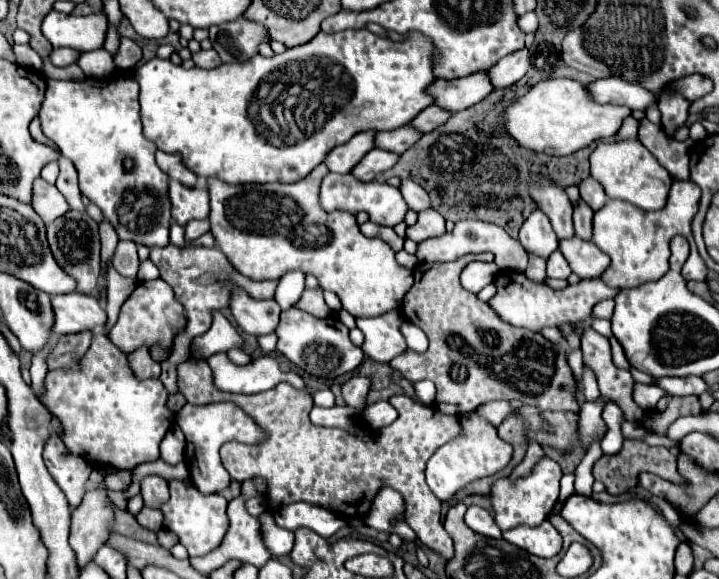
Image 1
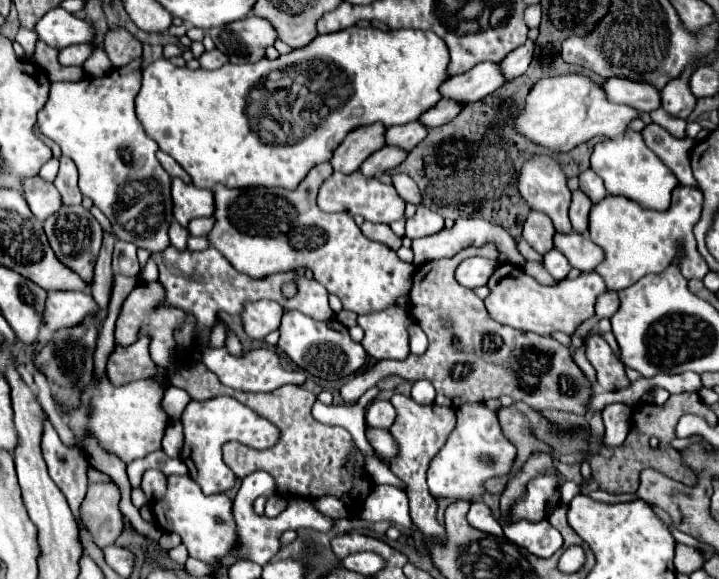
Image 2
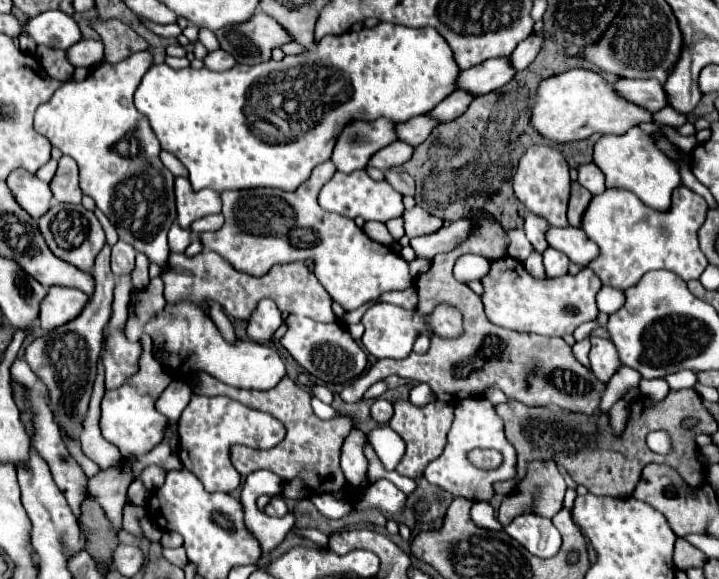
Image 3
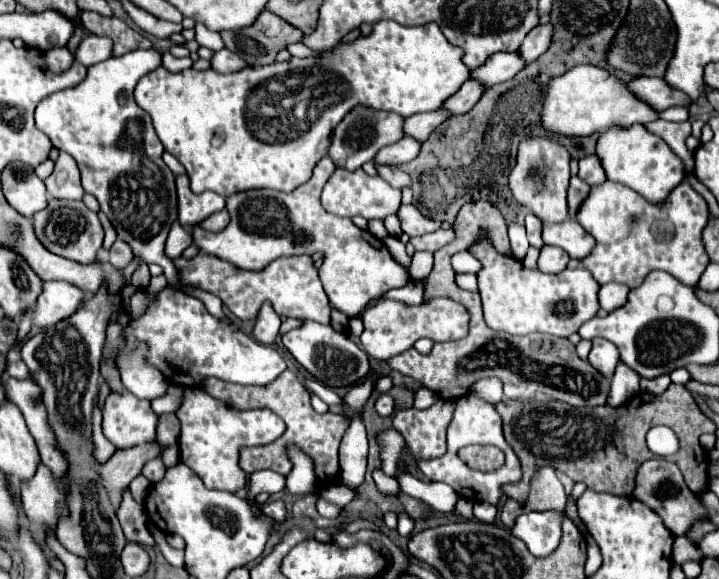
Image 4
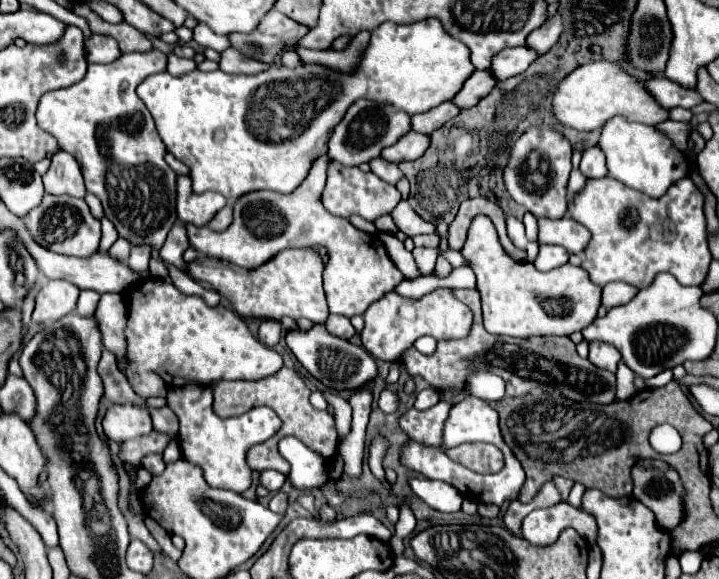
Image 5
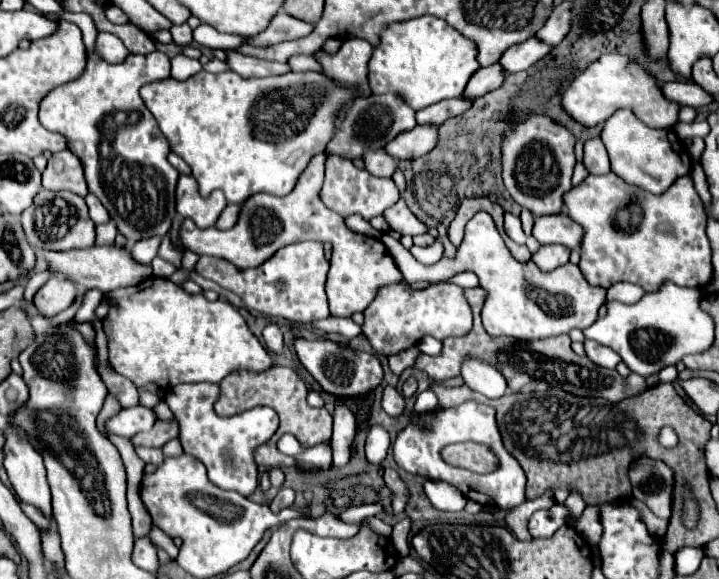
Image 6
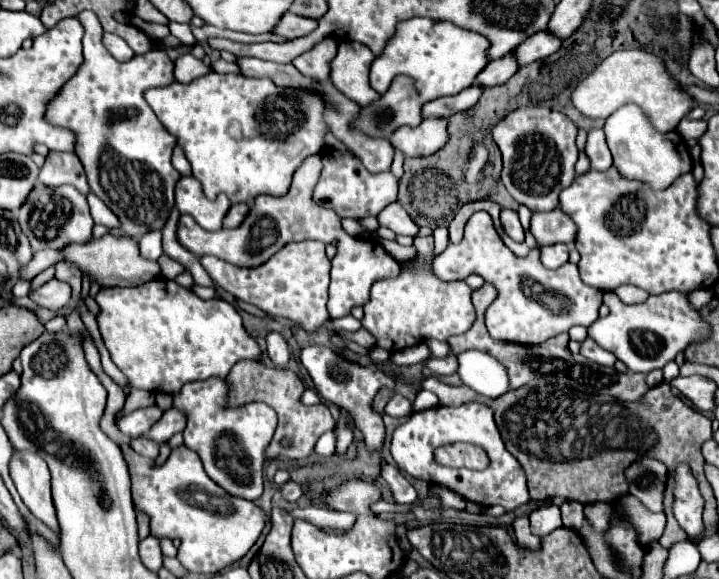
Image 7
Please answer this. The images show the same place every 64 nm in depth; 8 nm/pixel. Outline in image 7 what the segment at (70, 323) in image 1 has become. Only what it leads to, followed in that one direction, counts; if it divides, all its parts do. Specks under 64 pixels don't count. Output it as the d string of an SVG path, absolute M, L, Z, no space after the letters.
M52 278L50 282L46 282L44 286L40 286L38 290L34 290L30 294L30 298L42 306L42 308L48 308L48 310L62 310L70 304L70 298L72 298L72 288L68 282L62 282L58 278Z

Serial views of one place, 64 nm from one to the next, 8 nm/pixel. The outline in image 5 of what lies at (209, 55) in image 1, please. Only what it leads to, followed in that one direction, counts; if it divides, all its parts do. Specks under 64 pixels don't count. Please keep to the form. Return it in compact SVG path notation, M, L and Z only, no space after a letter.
M226 48L222 54L220 54L220 60L218 60L218 66L222 72L228 72L228 74L256 74L264 68L270 68L268 64L262 64L262 62L256 62L252 58L246 58L242 54L238 54L236 50L232 48Z

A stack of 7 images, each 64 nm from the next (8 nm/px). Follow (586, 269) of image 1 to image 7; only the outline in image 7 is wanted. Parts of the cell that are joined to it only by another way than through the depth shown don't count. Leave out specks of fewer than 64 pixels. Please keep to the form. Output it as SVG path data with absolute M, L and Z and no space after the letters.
M558 208L544 214L532 214L530 232L538 246L546 244L572 244L576 240L576 224Z

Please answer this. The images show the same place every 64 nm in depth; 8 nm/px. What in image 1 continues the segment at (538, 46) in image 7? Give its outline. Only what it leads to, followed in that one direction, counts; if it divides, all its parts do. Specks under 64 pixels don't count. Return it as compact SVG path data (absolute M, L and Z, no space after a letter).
M472 74L468 78L456 80L434 80L426 94L434 98L434 104L450 114L462 112L474 104L478 104L484 96L492 92L492 84L488 82L486 74Z

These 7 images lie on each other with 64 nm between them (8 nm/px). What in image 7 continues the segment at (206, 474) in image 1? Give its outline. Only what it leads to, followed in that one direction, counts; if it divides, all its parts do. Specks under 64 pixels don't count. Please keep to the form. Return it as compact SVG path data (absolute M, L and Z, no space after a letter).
M224 378L190 382L184 384L178 394L172 394L172 408L184 412L186 416L184 446L200 456L206 474L228 494L246 500L256 500L262 494L264 486L262 472L264 450L274 436L278 416L270 406L260 402L252 402L236 410L226 410L224 402L226 402Z

